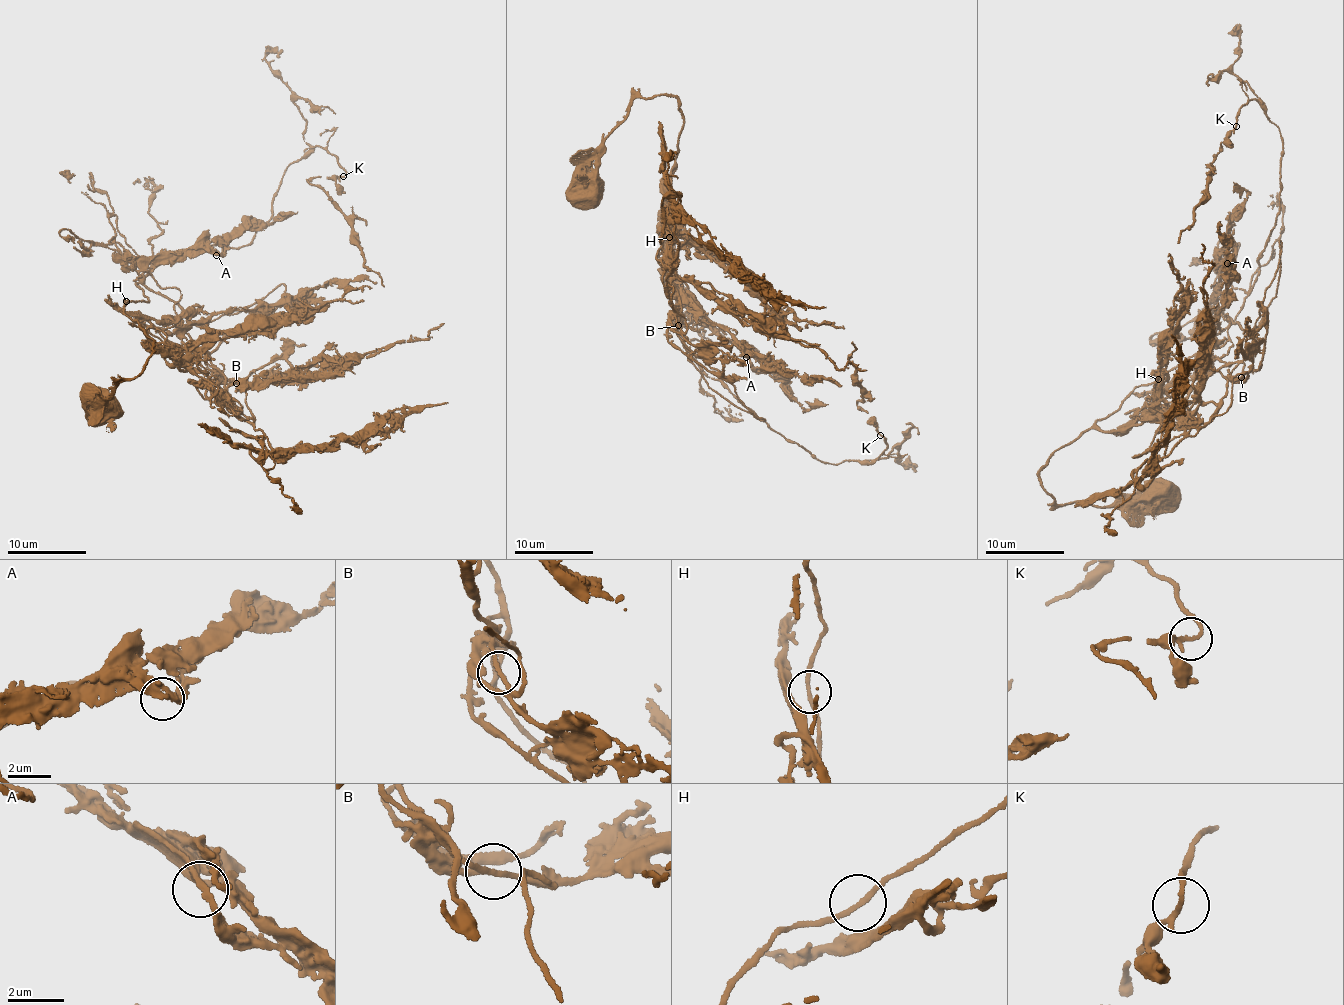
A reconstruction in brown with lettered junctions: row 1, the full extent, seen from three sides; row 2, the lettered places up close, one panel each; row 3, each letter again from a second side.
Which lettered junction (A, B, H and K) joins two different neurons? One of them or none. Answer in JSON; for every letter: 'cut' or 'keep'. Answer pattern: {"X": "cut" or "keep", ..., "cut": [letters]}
{"A": "keep", "B": "keep", "H": "keep", "K": "keep", "cut": []}

